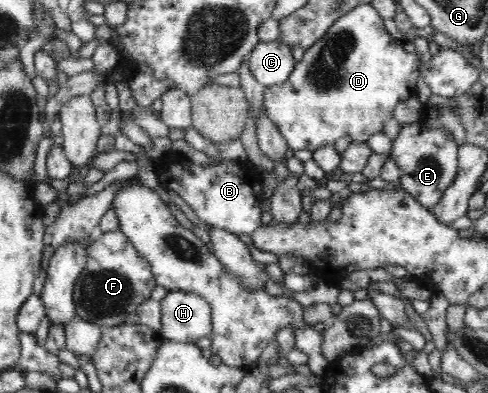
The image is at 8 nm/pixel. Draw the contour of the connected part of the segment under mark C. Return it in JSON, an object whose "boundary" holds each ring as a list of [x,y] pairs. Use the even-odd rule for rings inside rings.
{"boundary":[[[260,41],[249,55],[249,69],[255,80],[266,87],[284,83],[298,62],[291,50],[281,41]]]}

